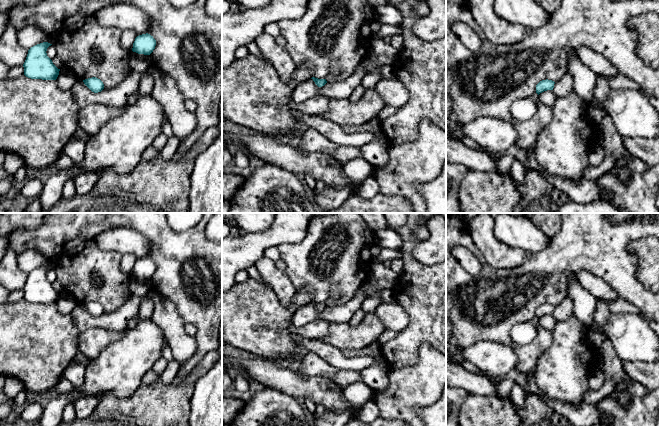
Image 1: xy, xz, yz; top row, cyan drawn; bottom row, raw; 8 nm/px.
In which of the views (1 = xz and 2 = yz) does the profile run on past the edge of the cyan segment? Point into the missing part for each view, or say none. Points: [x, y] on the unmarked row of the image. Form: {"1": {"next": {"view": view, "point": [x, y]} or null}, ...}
{"1": {"next": null}, "2": {"next": null}}

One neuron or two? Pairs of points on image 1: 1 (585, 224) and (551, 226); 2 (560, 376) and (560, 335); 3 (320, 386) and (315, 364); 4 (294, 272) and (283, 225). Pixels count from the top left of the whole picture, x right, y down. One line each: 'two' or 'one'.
1: two
2: one
3: two
4: two

